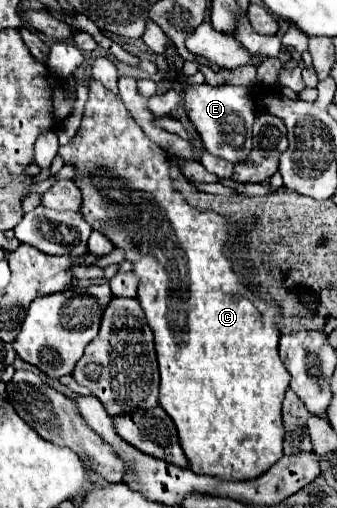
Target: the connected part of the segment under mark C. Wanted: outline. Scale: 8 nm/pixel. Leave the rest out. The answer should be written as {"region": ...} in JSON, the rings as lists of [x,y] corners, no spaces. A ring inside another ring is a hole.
{"region":[[[90,81],[90,99],[76,137],[60,147],[64,163],[76,167],[76,185],[84,195],[82,215],[92,229],[104,233],[114,247],[126,251],[140,277],[138,301],[154,331],[160,365],[160,405],[172,417],[190,469],[226,481],[250,481],[282,459],[282,399],[290,373],[278,357],[278,307],[248,291],[228,269],[222,253],[228,221],[212,211],[190,207],[172,187],[168,155],[152,143],[132,119],[124,103],[100,81]]]}

